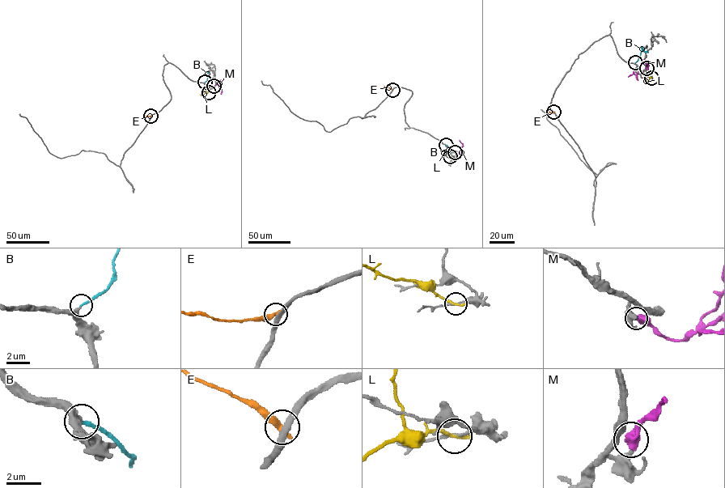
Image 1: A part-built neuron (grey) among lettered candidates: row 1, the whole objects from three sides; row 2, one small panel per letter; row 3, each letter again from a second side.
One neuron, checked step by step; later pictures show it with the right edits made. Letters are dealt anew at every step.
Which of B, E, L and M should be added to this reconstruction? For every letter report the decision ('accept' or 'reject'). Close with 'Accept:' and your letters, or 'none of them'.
B: accept
E: reject
L: reject
M: reject
Accept: B

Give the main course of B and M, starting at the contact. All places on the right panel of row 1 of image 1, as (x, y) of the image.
B: (635, 62), (642, 50), (648, 52)
M: (646, 68), (649, 65), (646, 62), (636, 74), (628, 77)

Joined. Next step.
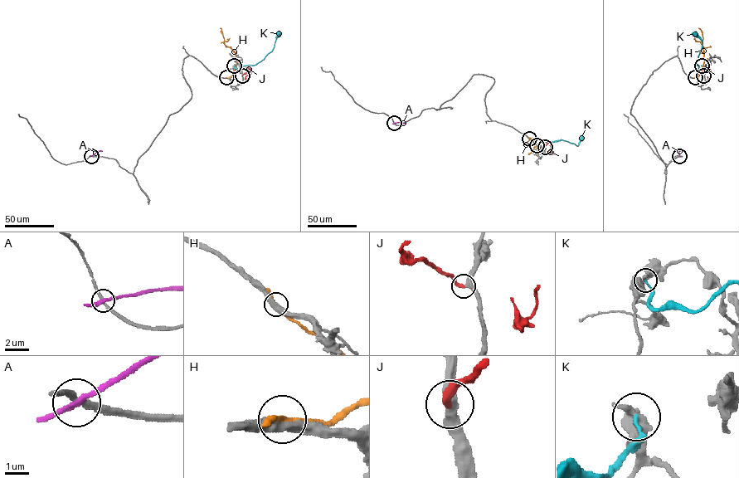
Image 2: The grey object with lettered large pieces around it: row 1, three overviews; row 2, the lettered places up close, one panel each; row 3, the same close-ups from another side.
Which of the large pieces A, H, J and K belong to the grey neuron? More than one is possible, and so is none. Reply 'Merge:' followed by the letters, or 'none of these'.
Merge: J

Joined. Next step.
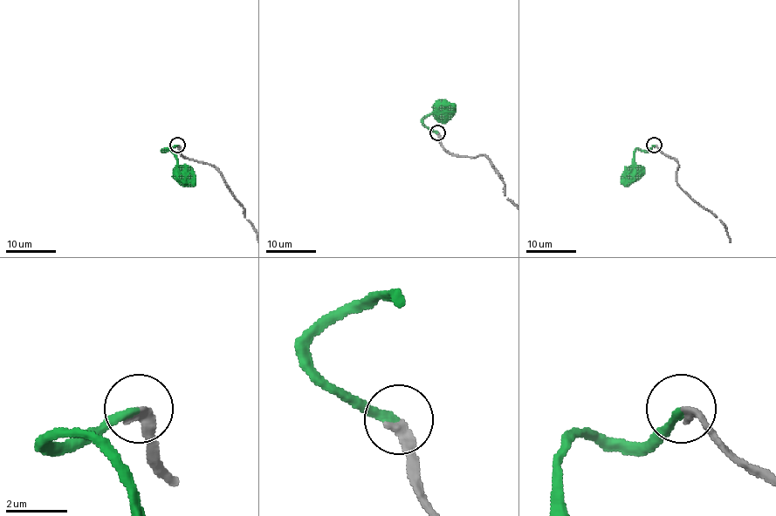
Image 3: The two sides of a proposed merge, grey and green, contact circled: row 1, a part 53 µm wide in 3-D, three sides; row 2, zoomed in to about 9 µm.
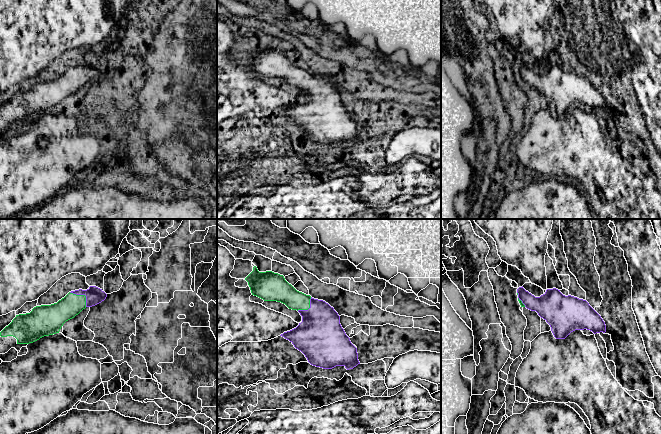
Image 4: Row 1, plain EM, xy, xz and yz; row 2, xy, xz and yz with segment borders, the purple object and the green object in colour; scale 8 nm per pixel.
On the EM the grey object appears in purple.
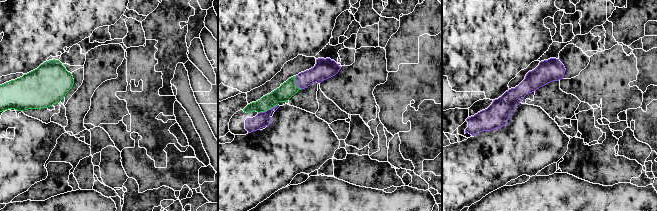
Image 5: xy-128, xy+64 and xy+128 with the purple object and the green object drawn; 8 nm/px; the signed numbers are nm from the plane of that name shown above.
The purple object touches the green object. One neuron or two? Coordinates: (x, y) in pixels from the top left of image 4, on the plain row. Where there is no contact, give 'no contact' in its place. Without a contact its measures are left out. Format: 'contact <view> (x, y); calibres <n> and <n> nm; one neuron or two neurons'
contact xy (82, 70); calibres 140 and 180 nm; one neuron

